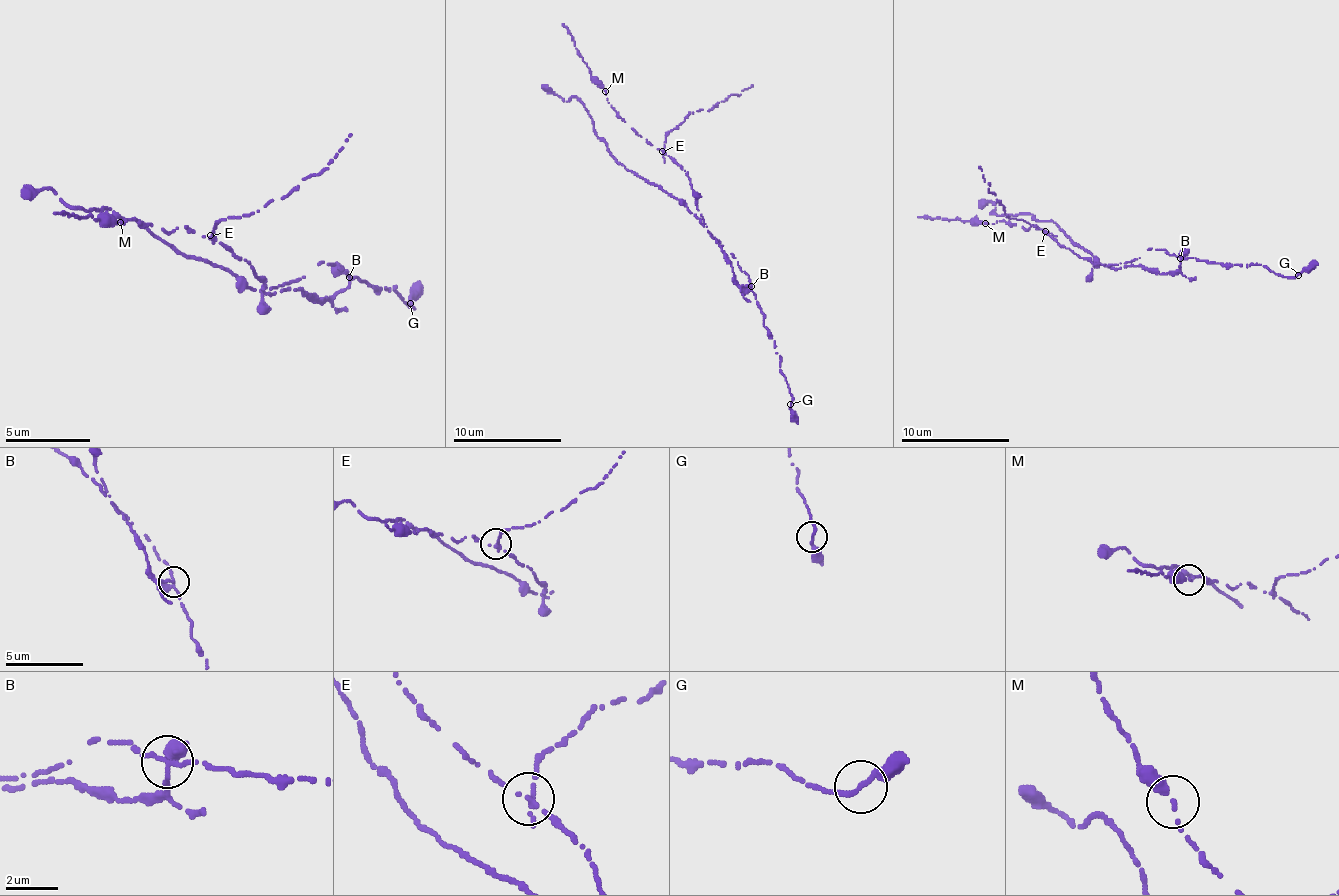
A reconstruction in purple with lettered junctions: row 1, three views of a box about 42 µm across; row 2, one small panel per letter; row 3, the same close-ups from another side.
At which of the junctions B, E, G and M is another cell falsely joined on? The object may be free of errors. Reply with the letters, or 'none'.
B

